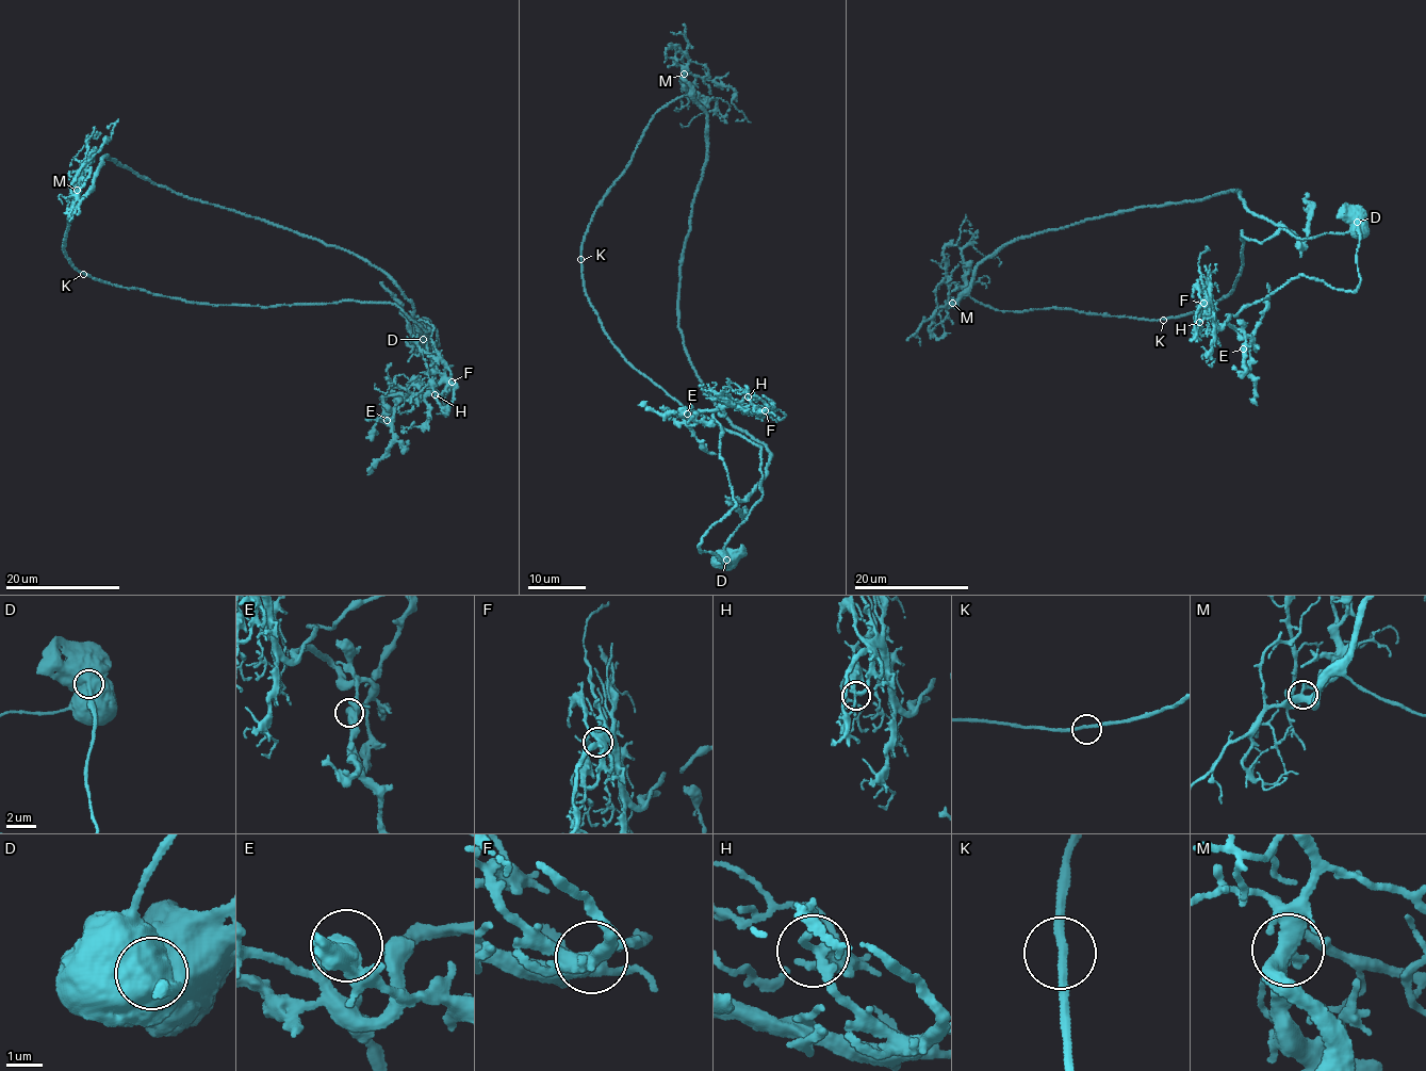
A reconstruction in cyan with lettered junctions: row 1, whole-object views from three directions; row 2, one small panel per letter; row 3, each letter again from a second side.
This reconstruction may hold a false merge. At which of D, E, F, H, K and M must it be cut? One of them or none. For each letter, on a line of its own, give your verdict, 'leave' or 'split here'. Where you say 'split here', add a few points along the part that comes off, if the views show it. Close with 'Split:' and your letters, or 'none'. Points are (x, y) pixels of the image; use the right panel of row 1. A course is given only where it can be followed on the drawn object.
D: split here; foreign part runs (1357, 222), (1359, 288), (1338, 290), (1301, 275), (1227, 314), (1222, 324), (1245, 338), (1244, 366), (1257, 405)
E: leave
F: leave
H: leave
K: leave
M: leave
Split: D

